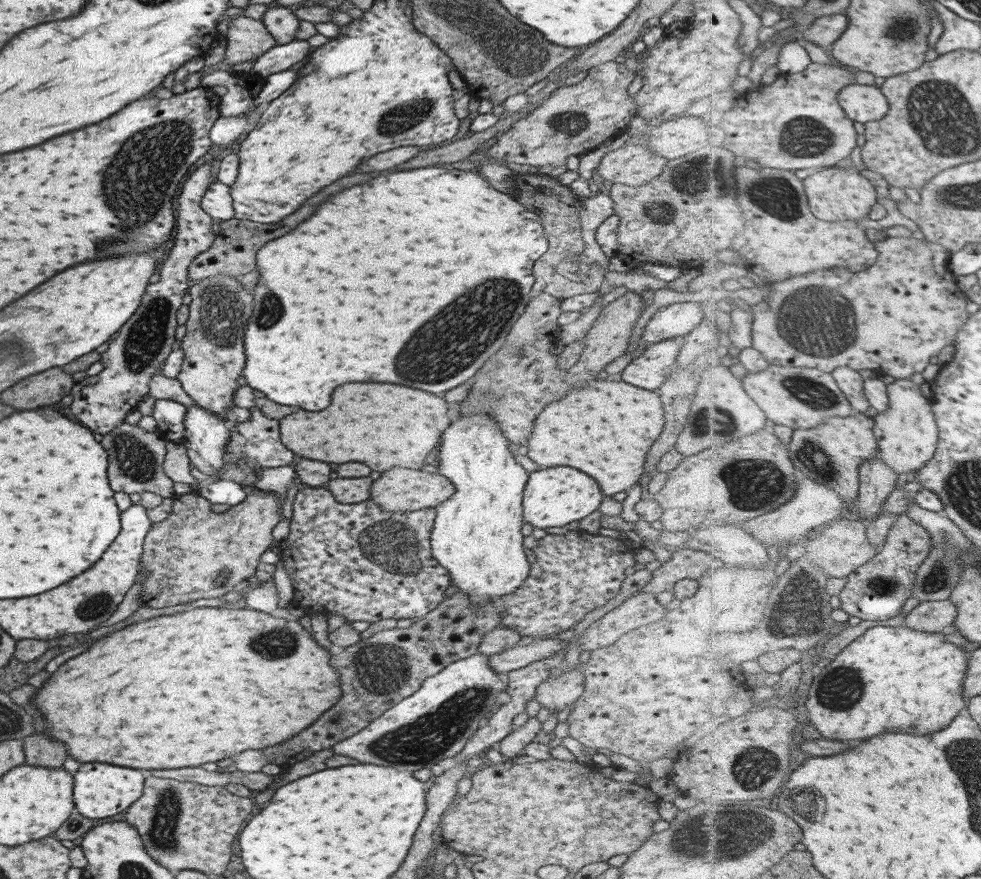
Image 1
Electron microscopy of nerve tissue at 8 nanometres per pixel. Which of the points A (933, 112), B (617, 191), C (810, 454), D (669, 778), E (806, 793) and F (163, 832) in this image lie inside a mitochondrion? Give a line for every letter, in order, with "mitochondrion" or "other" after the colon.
A: mitochondrion
B: other
C: mitochondrion
D: other
E: mitochondrion
F: mitochondrion

